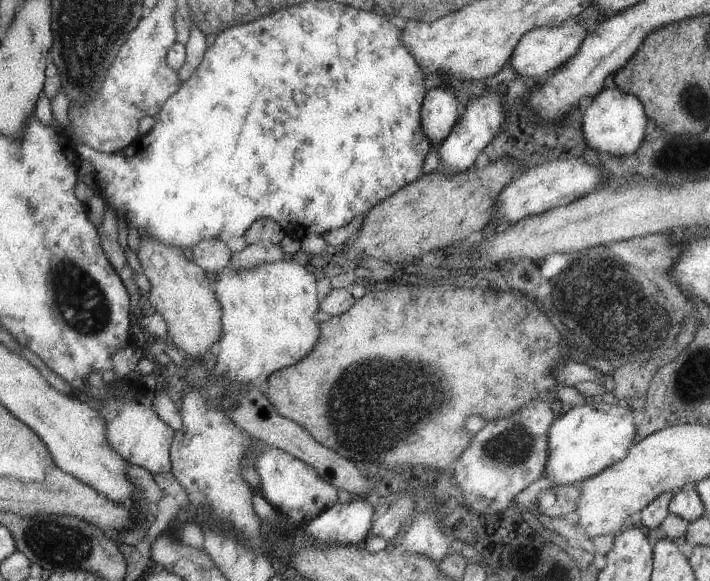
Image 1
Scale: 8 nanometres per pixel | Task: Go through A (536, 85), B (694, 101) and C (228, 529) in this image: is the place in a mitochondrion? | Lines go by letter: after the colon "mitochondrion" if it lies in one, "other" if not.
A: other
B: mitochondrion
C: other

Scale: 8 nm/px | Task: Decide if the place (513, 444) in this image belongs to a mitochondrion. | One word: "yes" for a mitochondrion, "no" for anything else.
yes

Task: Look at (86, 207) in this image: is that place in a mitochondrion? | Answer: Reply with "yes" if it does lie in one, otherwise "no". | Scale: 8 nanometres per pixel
no

